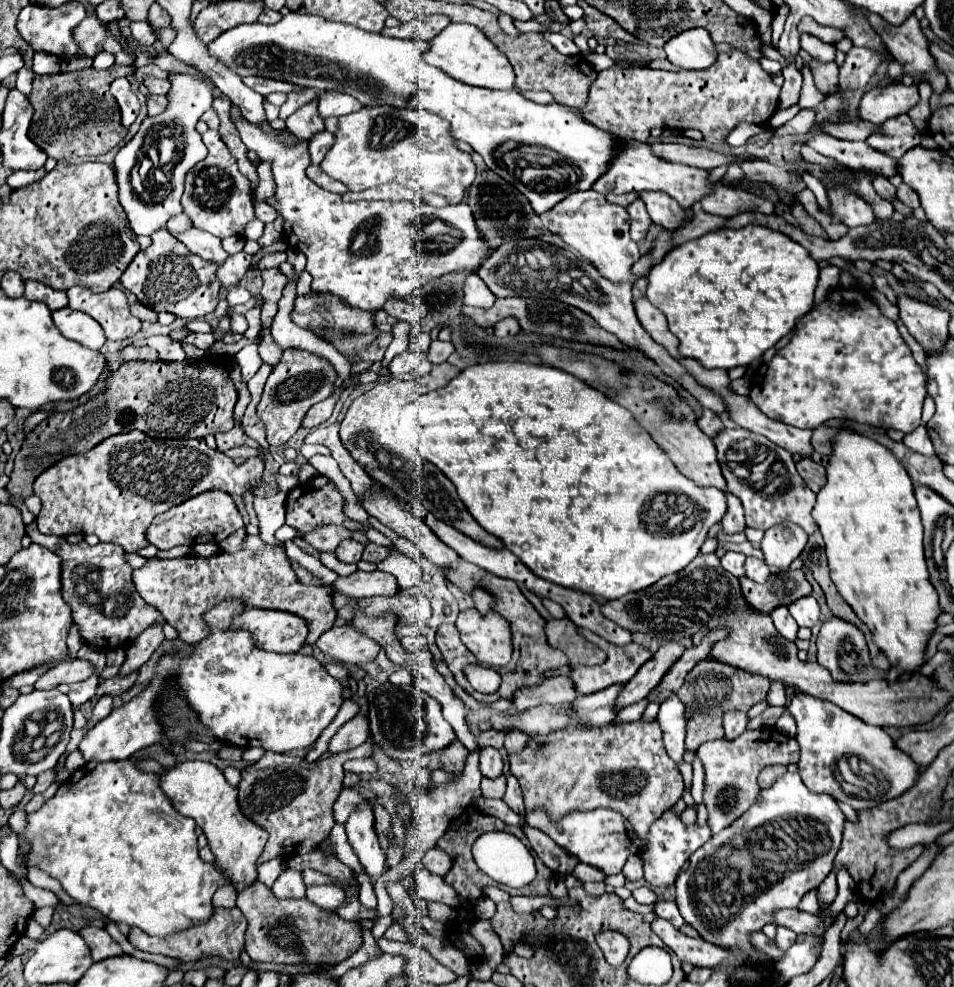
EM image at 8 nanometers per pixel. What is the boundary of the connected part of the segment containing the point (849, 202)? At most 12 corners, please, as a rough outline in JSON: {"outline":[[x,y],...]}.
{"outline":[[845,187],[829,191],[833,217],[847,227],[871,225],[871,207]]}

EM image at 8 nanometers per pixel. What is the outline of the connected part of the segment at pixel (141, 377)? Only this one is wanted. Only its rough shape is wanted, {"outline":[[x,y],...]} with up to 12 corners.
{"outline":[[127,361],[87,405],[43,419],[7,491],[67,455],[143,431],[203,439],[233,427],[219,367]]}

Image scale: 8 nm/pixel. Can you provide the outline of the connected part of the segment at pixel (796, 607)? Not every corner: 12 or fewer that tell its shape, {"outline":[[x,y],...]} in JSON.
{"outline":[[813,597],[789,605],[799,627],[819,621],[819,605]]}

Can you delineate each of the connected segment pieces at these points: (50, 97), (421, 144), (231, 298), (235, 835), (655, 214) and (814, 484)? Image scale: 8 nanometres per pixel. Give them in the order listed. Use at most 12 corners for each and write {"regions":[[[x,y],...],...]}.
{"regions":[[[135,67],[37,75],[29,139],[57,161],[127,135],[109,93]],[[427,111],[339,117],[321,169],[463,201],[477,173]],[[231,287],[227,303],[231,307],[247,303],[251,299],[245,287]],[[177,763],[161,789],[203,829],[231,885],[257,881],[267,831],[215,765]],[[643,191],[655,225],[673,231],[685,223],[687,211],[661,191]],[[801,459],[797,471],[815,493],[827,481],[825,467]]]}

